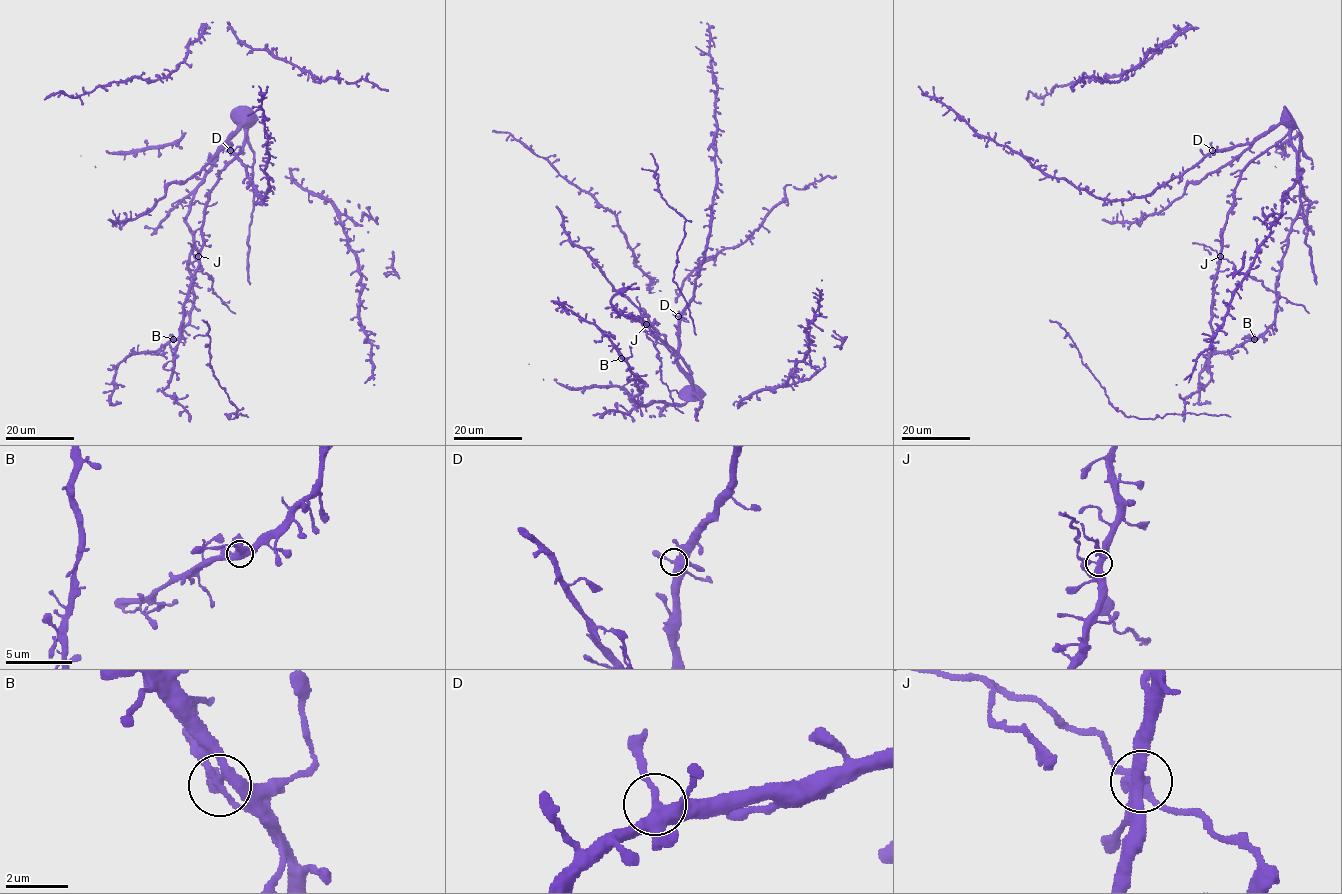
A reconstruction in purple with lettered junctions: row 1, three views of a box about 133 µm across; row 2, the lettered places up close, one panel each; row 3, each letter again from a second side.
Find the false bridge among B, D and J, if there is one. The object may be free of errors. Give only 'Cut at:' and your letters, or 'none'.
Cut at: J

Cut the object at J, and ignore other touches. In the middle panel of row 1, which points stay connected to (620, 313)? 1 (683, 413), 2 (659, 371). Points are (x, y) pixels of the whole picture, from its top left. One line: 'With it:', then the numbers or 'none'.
With it: none

